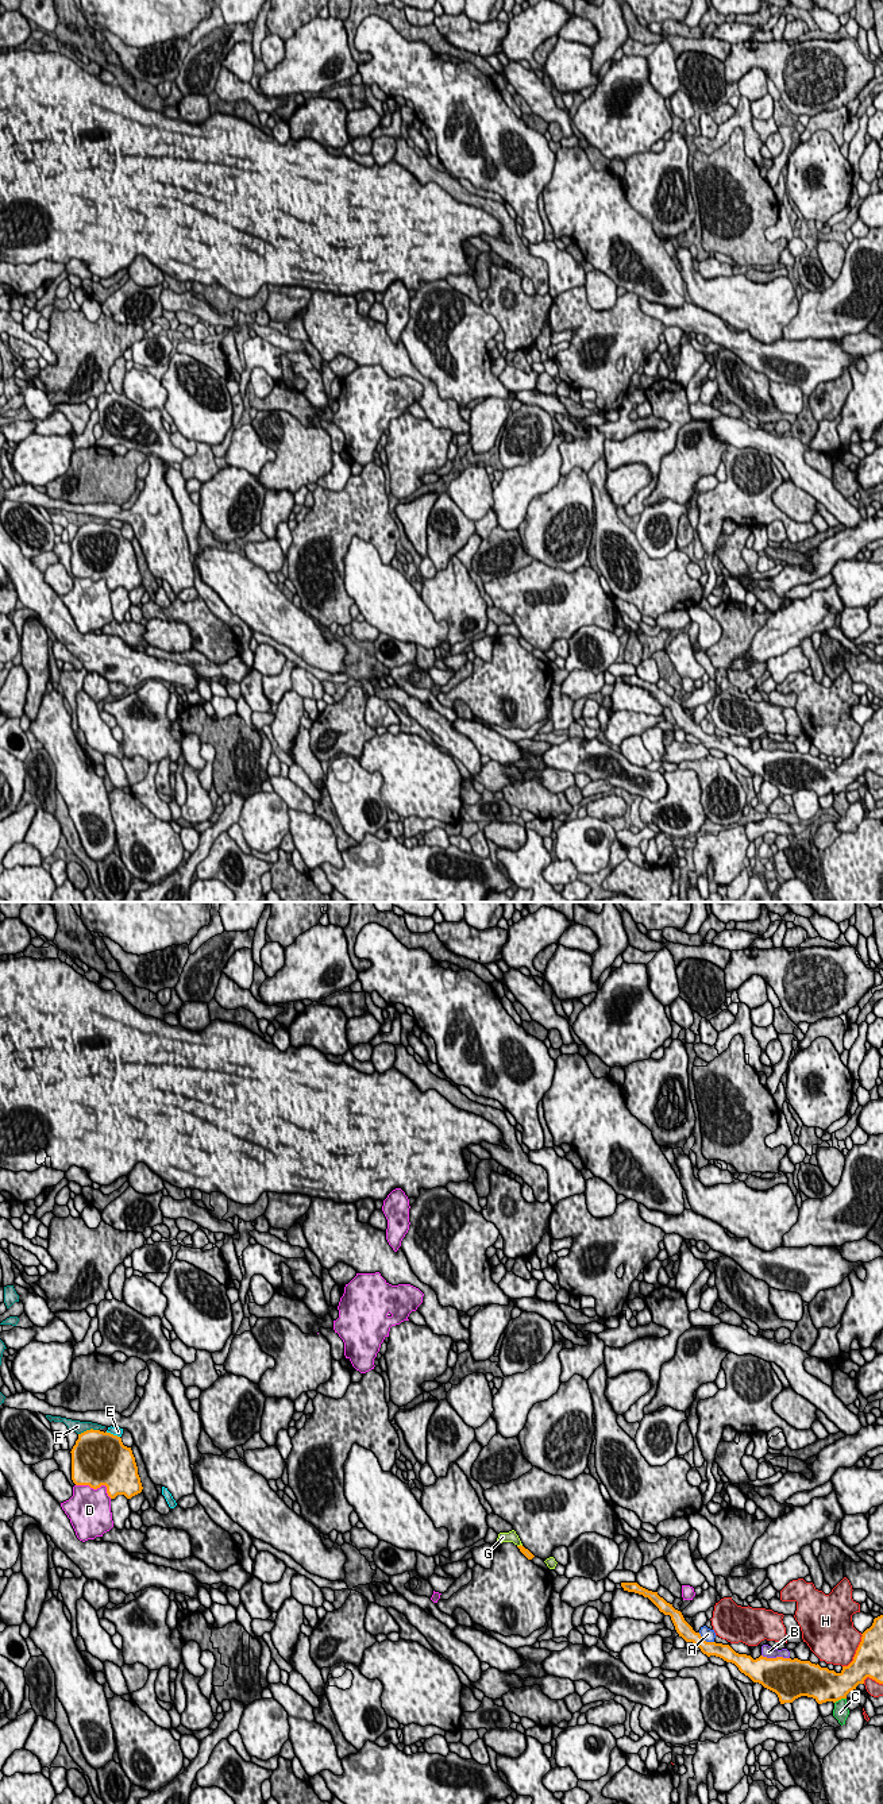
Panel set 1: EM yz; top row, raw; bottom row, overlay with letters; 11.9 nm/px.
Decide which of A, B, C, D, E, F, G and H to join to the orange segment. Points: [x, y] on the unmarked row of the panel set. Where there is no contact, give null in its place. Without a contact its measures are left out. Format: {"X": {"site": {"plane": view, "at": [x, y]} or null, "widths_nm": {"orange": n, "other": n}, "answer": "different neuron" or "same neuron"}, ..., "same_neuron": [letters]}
{"A": {"site": {"plane": "yz", "at": [705, 733]}, "widths_nm": {"orange": 160, "other": 140}, "answer": "different neuron"}, "B": {"site": {"plane": "yz", "at": [777, 750]}, "widths_nm": {"orange": 440, "other": 140}, "answer": "different neuron"}, "C": {"site": {"plane": "yz", "at": [840, 791]}, "widths_nm": {"orange": 380, "other": 180}, "answer": "different neuron"}, "D": {"site": {"plane": "yz", "at": [96, 581]}, "widths_nm": {"orange": 440, "other": 480}, "answer": "different neuron"}, "E": {"site": {"plane": "yz", "at": [112, 527]}, "widths_nm": {"orange": 500, "other": 100}, "answer": "different neuron"}, "F": {"site": {"plane": "yz", "at": [88, 523]}, "widths_nm": {"orange": 480, "other": 140}, "answer": "same neuron"}, "G": {"site": {"plane": "yz", "at": [520, 638]}, "widths_nm": {"orange": 90, "other": 130}, "answer": "different neuron"}, "H": {"site": {"plane": "yz", "at": [856, 744]}, "widths_nm": {"orange": 360, "other": 480}, "answer": "different neuron"}, "same_neuron": ["F"]}

